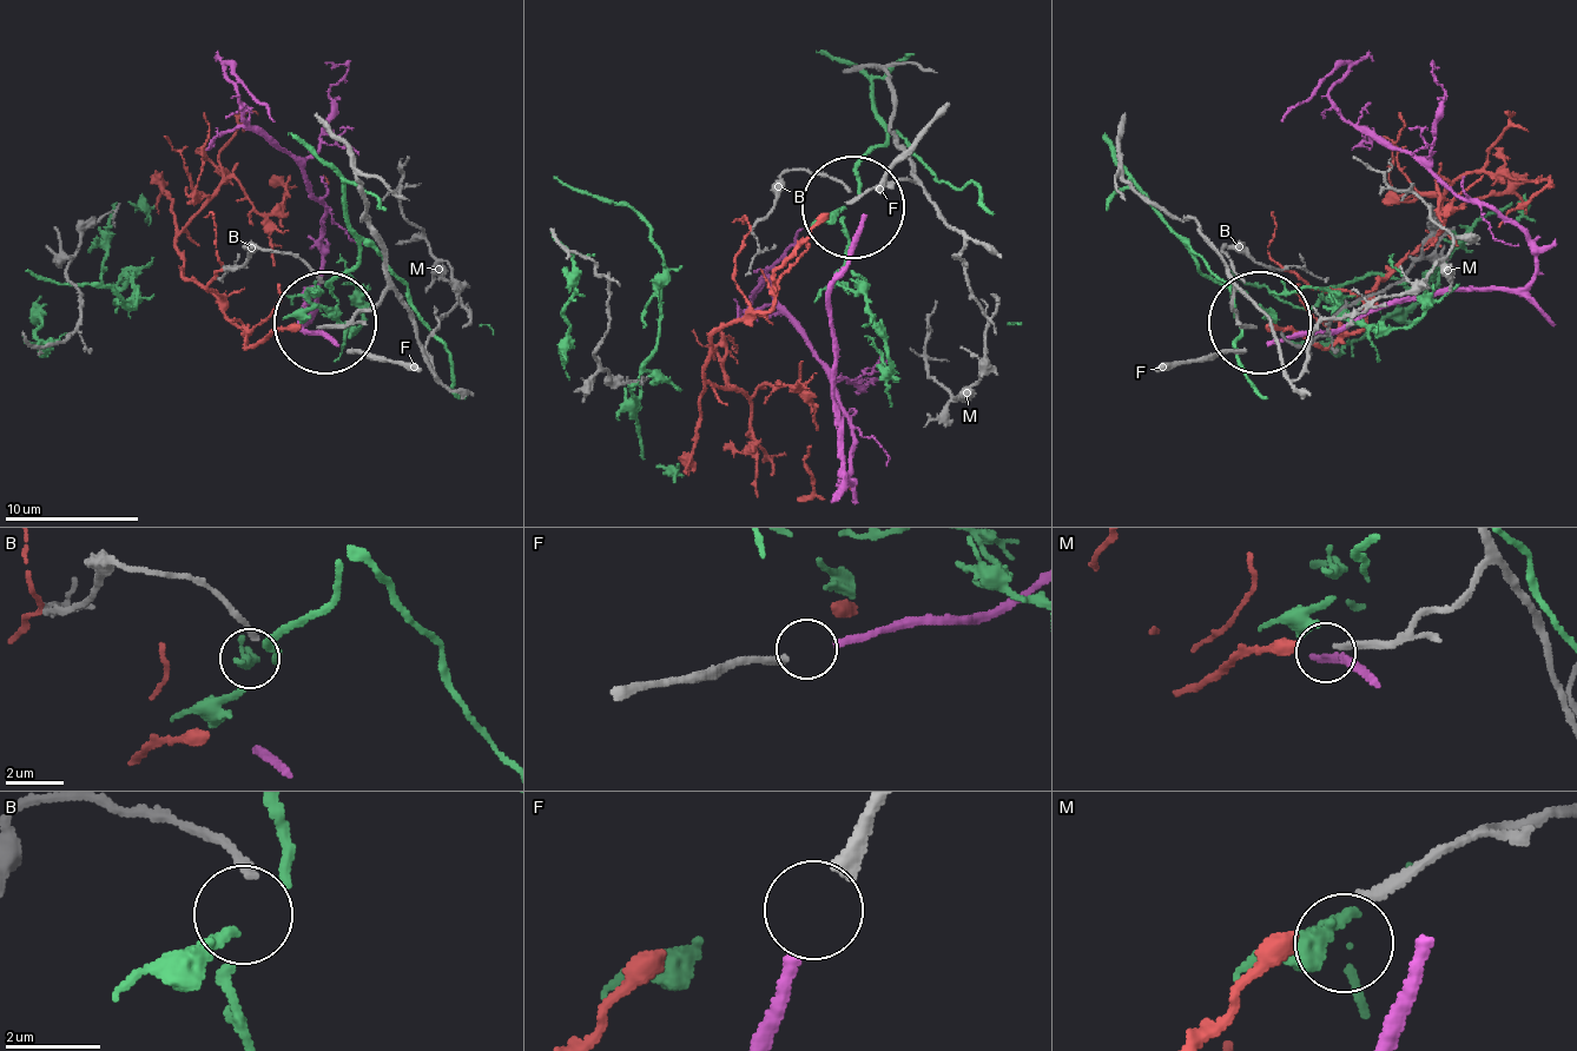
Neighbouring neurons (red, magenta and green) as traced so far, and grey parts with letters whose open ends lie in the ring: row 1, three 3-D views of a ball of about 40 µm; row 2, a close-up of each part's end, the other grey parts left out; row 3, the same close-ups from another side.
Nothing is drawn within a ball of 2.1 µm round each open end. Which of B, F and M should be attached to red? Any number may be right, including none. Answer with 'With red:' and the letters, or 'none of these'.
With red: M

